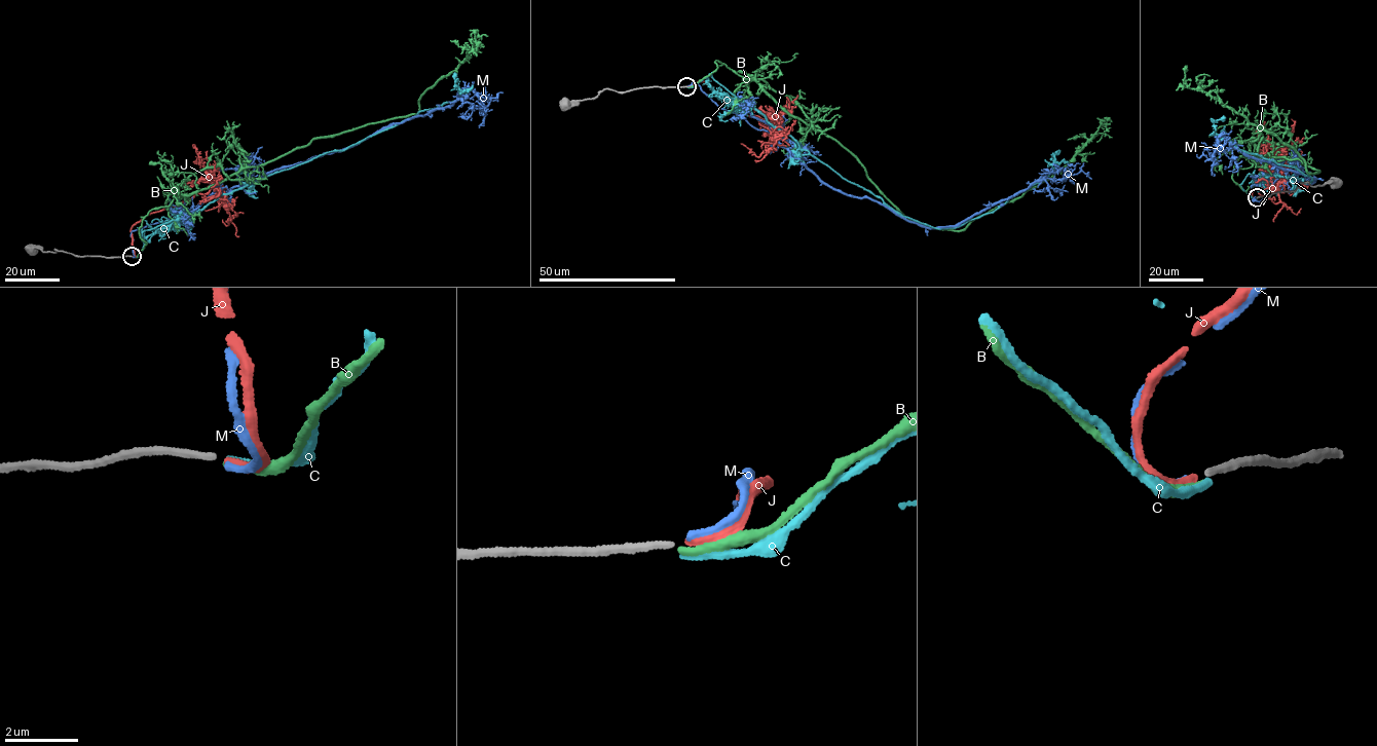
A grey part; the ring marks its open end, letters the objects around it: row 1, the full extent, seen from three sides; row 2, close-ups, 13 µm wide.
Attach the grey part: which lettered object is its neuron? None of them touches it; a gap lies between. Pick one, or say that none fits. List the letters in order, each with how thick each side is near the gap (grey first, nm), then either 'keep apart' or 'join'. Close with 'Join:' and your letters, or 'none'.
B: 180/200 nm | keep apart
C: 180/190 nm | keep apart
J: 180/240 nm | join
M: 180/180 nm | keep apart
Join: J

